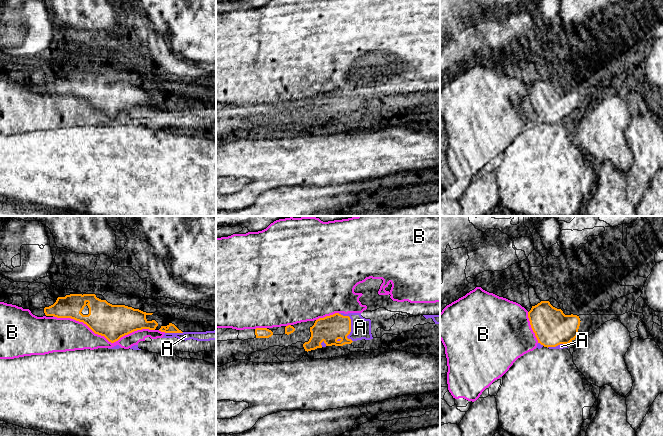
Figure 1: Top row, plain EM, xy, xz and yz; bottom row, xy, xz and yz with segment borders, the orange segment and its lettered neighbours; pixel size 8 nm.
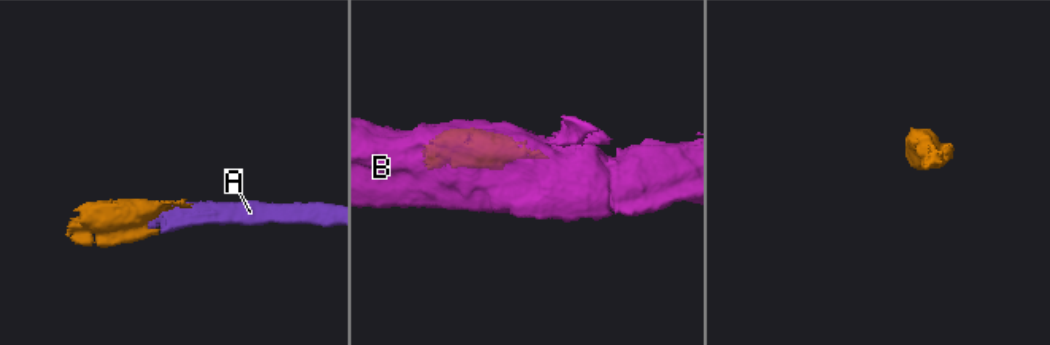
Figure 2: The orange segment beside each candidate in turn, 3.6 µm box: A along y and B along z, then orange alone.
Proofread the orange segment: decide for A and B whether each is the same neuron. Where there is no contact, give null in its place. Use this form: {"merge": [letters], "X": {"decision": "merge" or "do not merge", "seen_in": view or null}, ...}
{"merge": ["A"], "A": {"decision": "merge", "seen_in": "xz"}, "B": {"decision": "do not merge", "seen_in": "xy"}}

